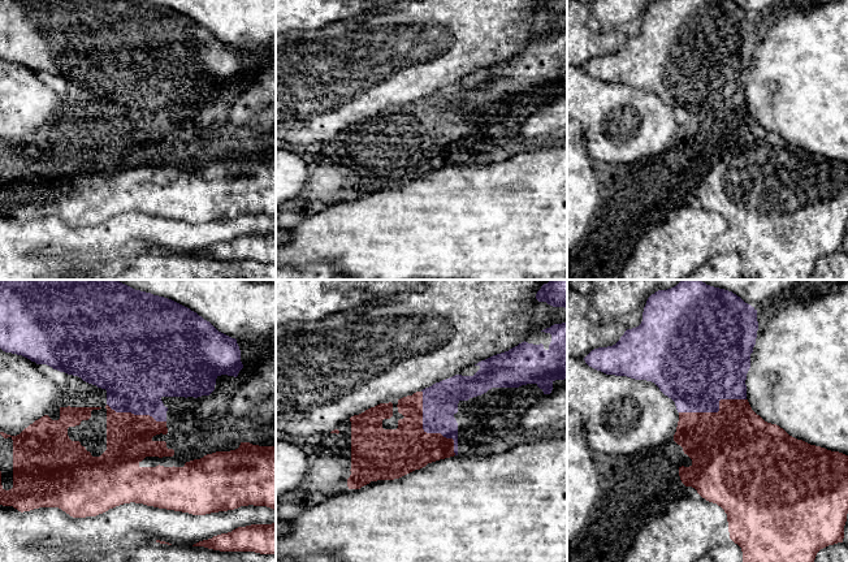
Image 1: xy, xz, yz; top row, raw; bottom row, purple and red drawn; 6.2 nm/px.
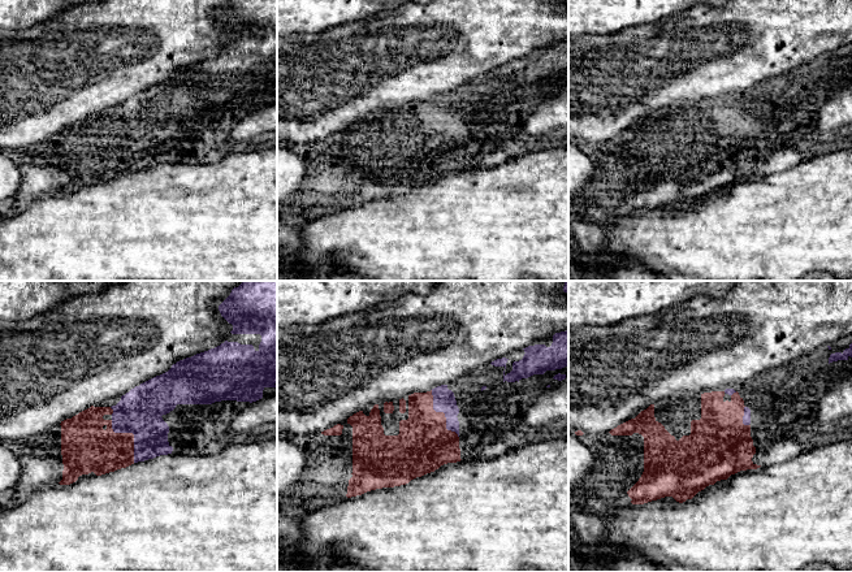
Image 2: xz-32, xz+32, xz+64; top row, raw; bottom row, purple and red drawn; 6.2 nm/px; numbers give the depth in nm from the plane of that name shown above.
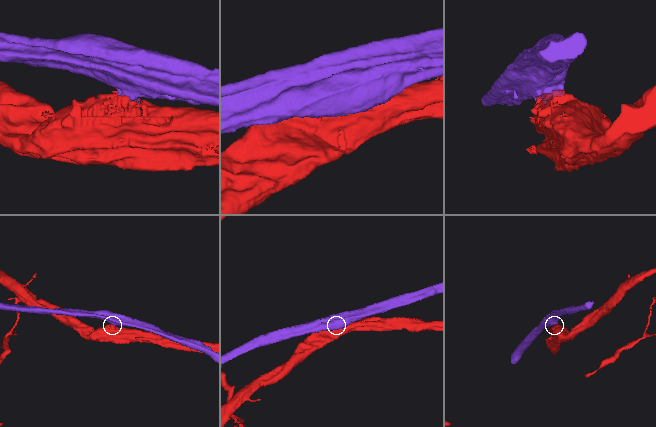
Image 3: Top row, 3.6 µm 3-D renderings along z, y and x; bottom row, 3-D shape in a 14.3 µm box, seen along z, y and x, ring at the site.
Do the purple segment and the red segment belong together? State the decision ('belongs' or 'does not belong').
does not belong

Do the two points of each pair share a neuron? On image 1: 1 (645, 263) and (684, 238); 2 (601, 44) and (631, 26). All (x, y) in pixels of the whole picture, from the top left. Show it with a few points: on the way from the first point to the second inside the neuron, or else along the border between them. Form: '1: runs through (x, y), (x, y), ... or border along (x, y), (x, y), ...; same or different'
1: runs through (654, 263), (675, 247); same
2: border along (589, 26), (596, 31), (618, 31), (626, 38); different

